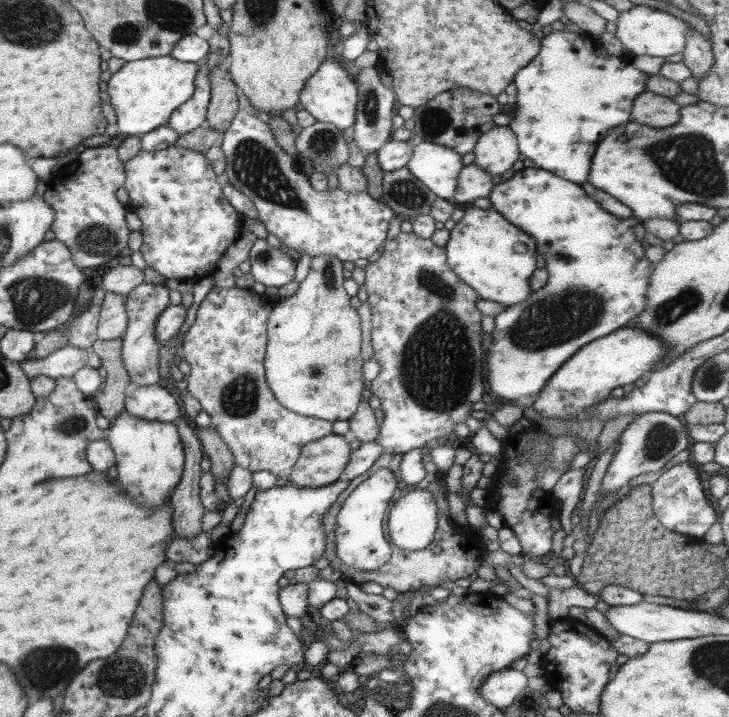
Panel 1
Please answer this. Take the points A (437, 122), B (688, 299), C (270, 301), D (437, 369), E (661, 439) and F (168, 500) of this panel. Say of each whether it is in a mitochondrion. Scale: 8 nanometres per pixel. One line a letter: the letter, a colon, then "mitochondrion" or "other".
A: mitochondrion
B: mitochondrion
C: other
D: mitochondrion
E: mitochondrion
F: other

